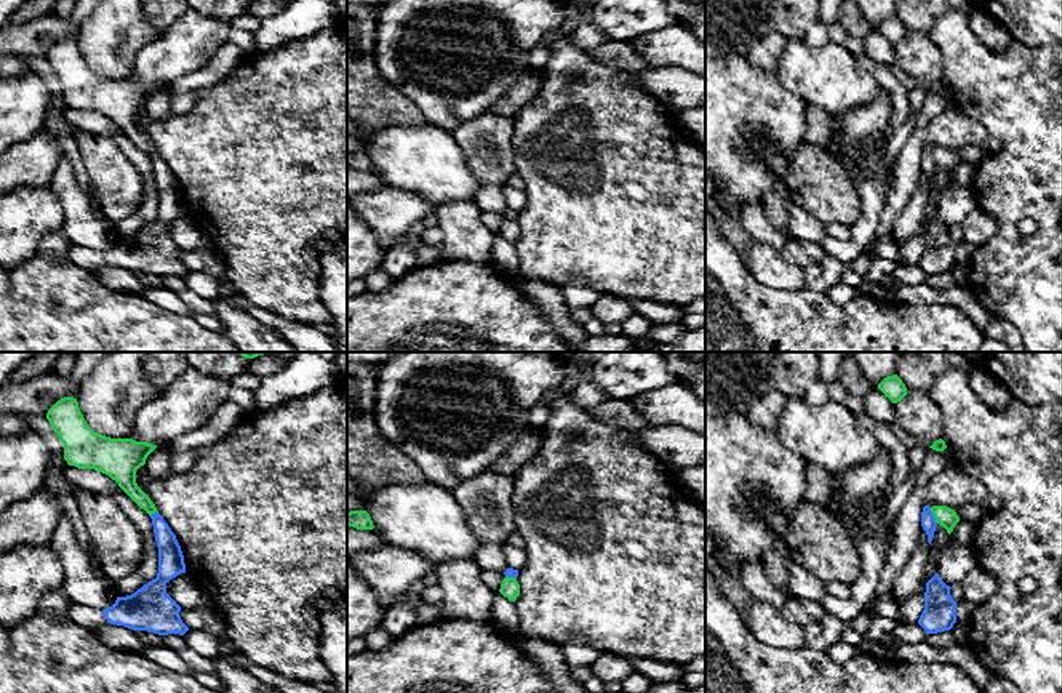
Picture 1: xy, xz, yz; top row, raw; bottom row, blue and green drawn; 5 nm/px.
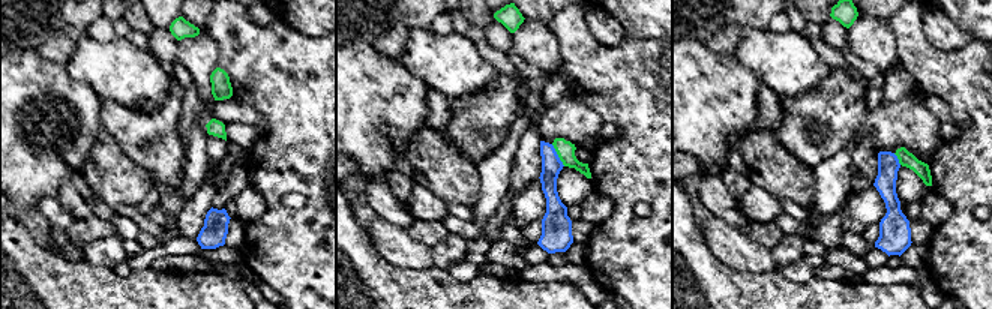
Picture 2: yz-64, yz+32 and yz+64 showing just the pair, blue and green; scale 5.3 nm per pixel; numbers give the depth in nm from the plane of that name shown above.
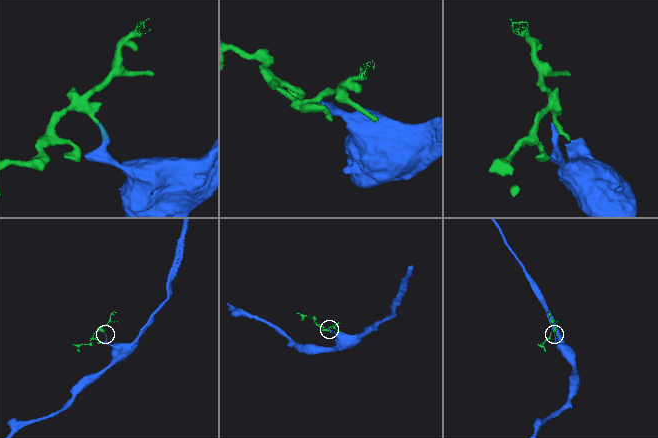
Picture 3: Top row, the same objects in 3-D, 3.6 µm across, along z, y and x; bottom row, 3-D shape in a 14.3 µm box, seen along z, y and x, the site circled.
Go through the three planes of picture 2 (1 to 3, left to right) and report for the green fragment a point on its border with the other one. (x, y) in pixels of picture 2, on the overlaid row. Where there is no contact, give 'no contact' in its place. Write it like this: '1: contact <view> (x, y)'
1: no contact
2: contact yz+32 (557, 155)
3: contact yz+64 (898, 159)

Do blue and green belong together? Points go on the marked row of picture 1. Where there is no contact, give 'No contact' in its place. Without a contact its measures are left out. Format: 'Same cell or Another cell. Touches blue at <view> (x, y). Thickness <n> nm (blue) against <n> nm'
Another cell. Touches blue at yz (933, 516). Thickness 80 nm (blue) against 100 nm

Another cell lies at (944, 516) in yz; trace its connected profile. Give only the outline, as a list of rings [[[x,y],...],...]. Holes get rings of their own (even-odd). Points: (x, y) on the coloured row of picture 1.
[[[932,506],[931,512],[936,519],[936,522],[947,530],[950,535],[955,528],[955,525],[960,522],[960,517],[956,512],[947,506]]]

